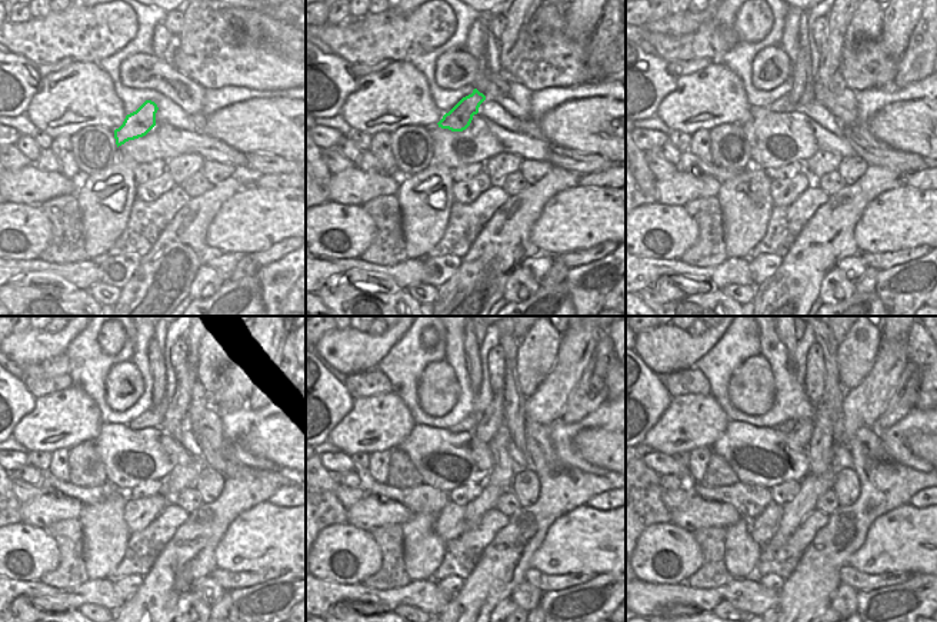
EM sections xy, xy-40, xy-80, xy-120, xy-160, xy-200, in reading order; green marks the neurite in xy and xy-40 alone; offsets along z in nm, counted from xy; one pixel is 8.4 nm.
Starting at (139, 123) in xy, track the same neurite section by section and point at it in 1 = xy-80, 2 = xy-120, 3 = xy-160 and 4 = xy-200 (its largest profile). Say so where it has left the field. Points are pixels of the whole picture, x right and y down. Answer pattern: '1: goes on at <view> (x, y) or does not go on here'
1: goes on at xy-80 (803, 92)
2: goes on at xy-120 (160, 368)
3: goes on at xy-160 (472, 352)
4: goes on at xy-200 (790, 345)

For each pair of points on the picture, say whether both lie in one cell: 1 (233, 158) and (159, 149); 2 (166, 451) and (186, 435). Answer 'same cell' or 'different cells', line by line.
1: same cell
2: different cells

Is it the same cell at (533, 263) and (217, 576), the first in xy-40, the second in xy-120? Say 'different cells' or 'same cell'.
different cells

